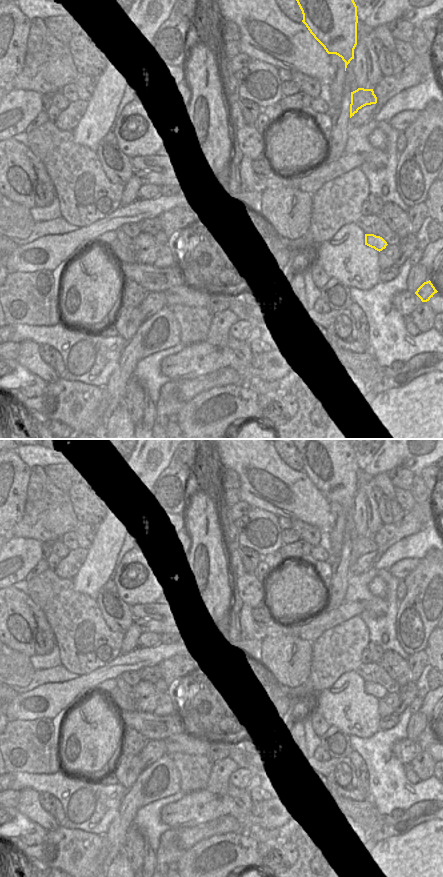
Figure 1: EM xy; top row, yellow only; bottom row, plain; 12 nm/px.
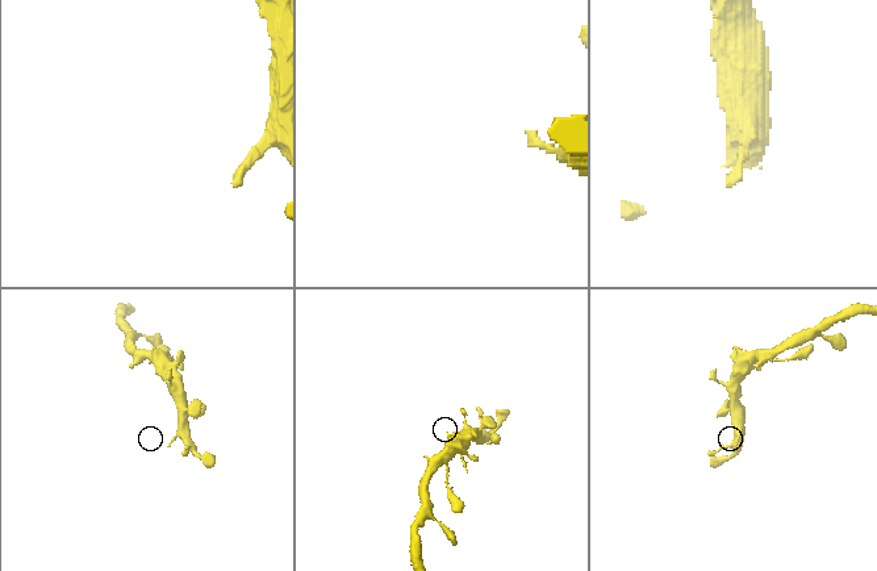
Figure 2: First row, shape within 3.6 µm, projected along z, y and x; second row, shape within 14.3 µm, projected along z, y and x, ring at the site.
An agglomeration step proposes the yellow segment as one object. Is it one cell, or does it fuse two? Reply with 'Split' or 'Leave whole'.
Leave whole.

